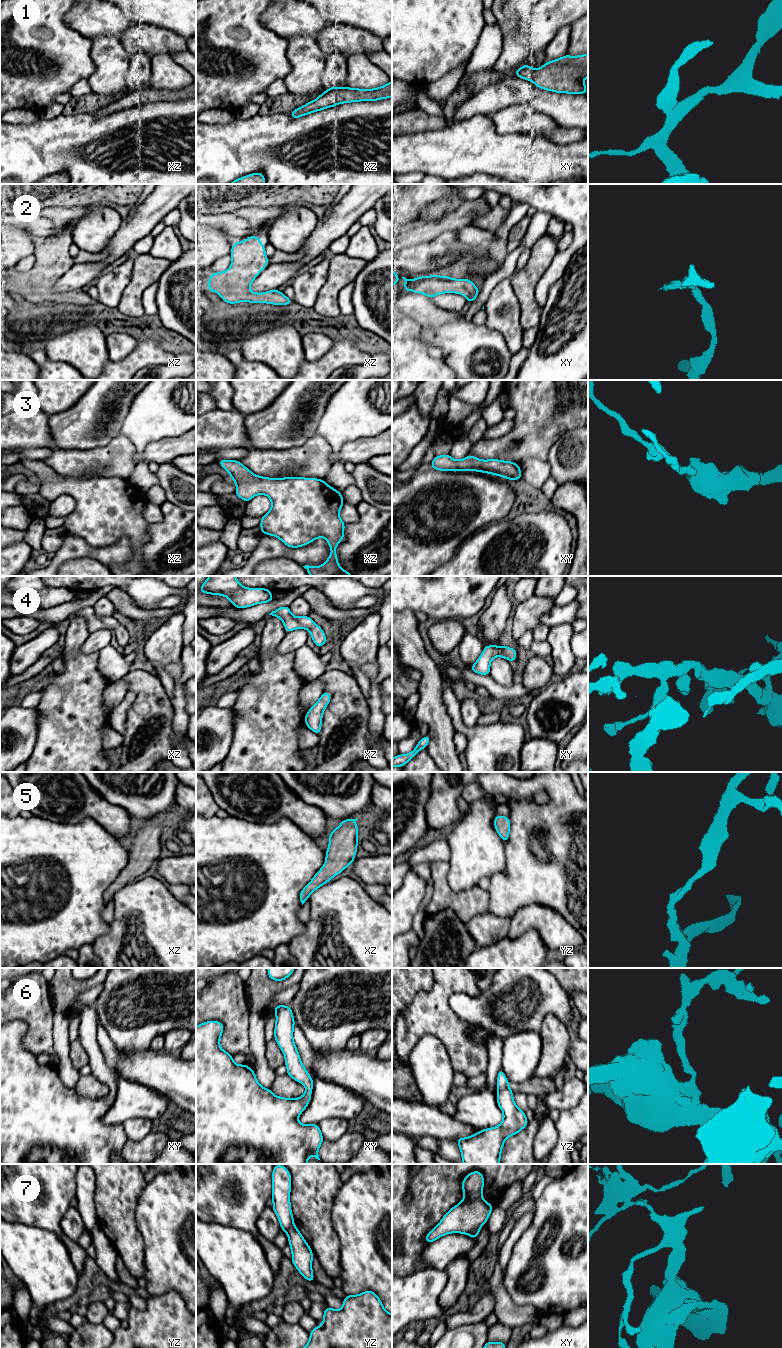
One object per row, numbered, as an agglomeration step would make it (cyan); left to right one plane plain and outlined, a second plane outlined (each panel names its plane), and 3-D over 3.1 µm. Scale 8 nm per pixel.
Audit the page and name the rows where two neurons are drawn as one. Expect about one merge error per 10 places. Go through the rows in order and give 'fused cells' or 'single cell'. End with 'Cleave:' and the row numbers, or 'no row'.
1: single cell
2: single cell
3: single cell
4: single cell
5: single cell
6: single cell
7: fused cells
Cleave: 7

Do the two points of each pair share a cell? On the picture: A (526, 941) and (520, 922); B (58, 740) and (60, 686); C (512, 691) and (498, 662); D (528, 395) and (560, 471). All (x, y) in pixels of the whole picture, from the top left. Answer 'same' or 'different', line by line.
A: different
B: same
C: different
D: different

